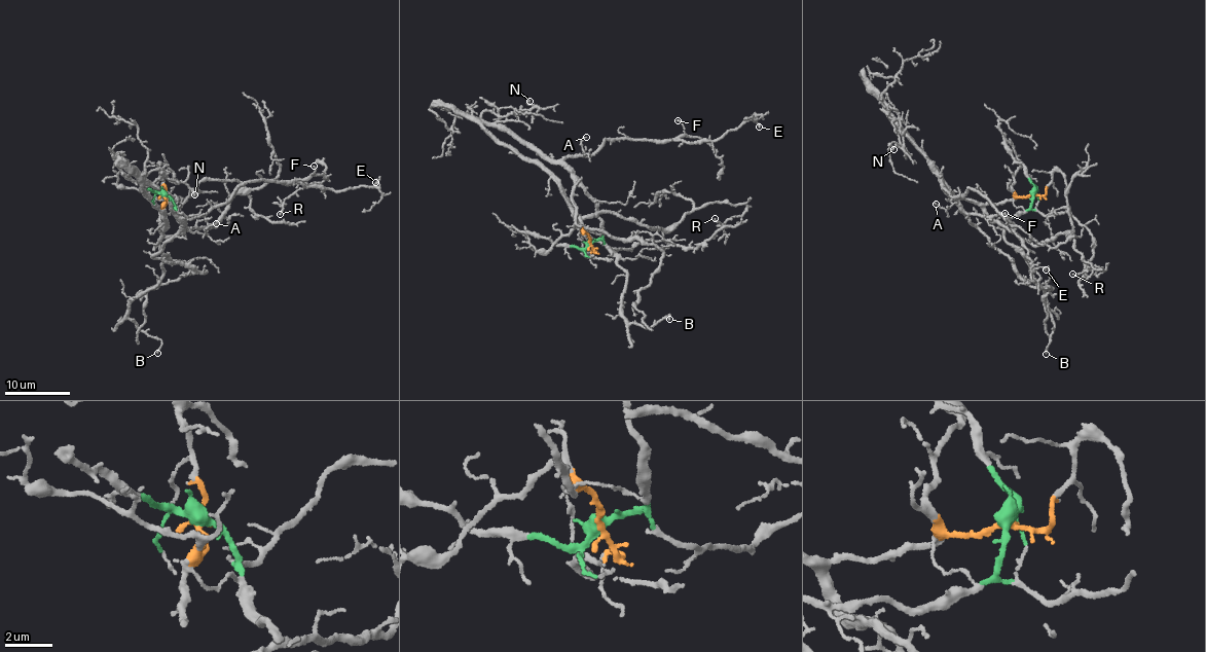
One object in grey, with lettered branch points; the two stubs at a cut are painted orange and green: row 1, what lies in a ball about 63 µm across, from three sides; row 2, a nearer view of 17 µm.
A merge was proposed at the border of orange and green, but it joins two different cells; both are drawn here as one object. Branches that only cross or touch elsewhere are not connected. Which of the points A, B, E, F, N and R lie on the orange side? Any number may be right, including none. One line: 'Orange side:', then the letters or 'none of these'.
Orange side: B, R

